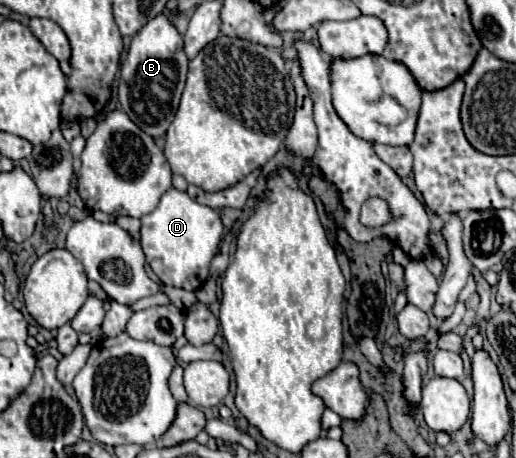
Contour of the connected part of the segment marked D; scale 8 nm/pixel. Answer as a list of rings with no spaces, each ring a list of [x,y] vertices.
[[[170,188],[160,198],[160,204],[140,220],[140,244],[148,264],[158,274],[158,278],[174,288],[198,290],[208,278],[210,262],[216,256],[222,240],[224,228],[220,222],[220,214],[208,206],[194,202],[186,192]]]

